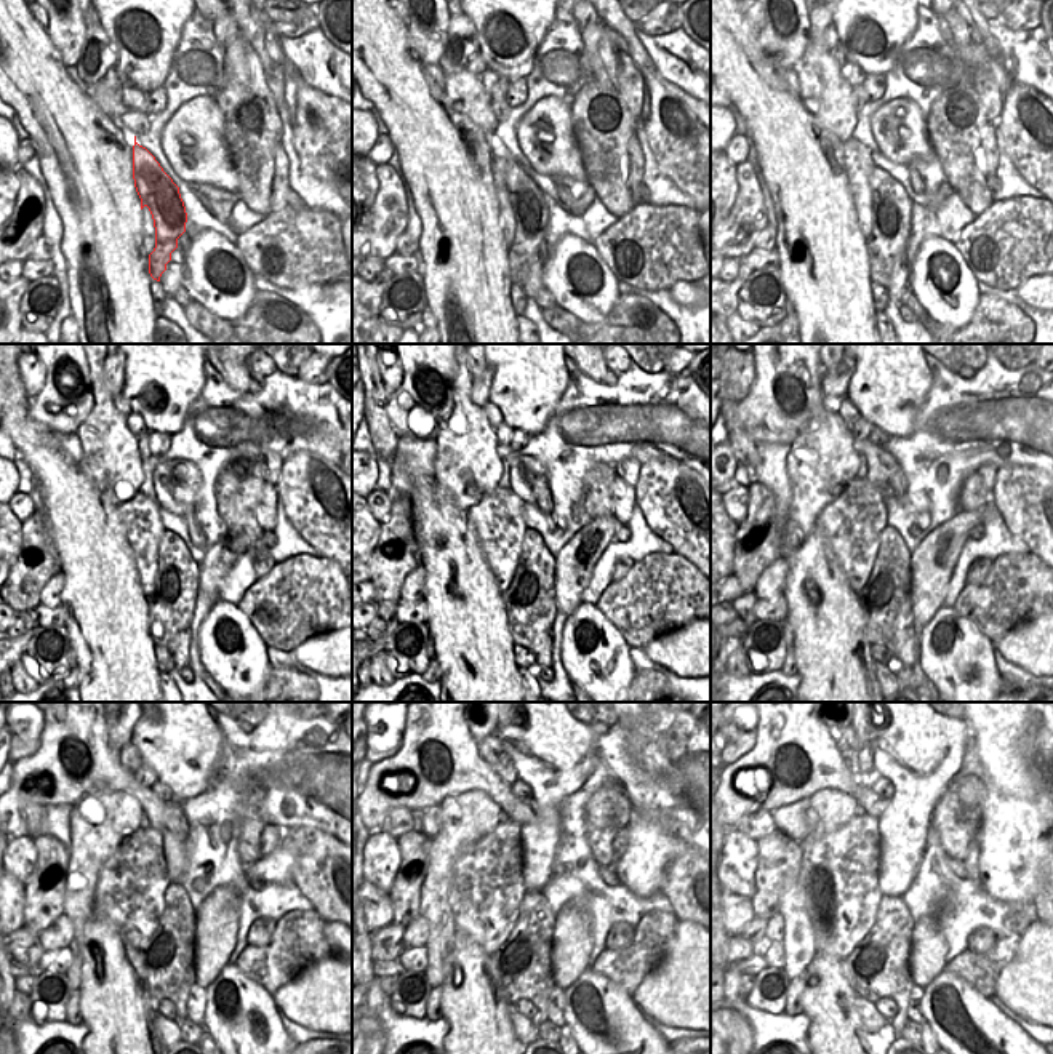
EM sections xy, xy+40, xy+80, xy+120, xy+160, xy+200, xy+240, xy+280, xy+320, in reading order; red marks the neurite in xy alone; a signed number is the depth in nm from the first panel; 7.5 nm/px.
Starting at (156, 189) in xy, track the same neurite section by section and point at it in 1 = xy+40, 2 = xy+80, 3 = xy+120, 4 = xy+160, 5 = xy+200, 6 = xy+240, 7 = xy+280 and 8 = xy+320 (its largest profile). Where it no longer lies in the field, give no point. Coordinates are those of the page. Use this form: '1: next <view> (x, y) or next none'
1: next xy+40 (530, 211)
2: next xy+80 (887, 245)
3: next xy+120 (170, 605)
4: next xy+160 (530, 603)
5: next xy+200 (885, 597)
6: next xy+240 (165, 965)
7: next xy+280 (520, 968)
8: next xy+320 (877, 968)

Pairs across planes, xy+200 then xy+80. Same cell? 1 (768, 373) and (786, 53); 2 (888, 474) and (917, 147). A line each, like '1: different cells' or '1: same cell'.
1: same cell
2: same cell

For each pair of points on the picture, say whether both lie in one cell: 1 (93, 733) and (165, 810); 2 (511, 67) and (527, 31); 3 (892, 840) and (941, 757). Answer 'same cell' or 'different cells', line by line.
1: same cell
2: same cell
3: same cell

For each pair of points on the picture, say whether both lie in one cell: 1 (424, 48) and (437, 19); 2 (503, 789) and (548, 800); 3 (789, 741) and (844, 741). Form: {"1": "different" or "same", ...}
{"1": "same", "2": "different", "3": "different"}

